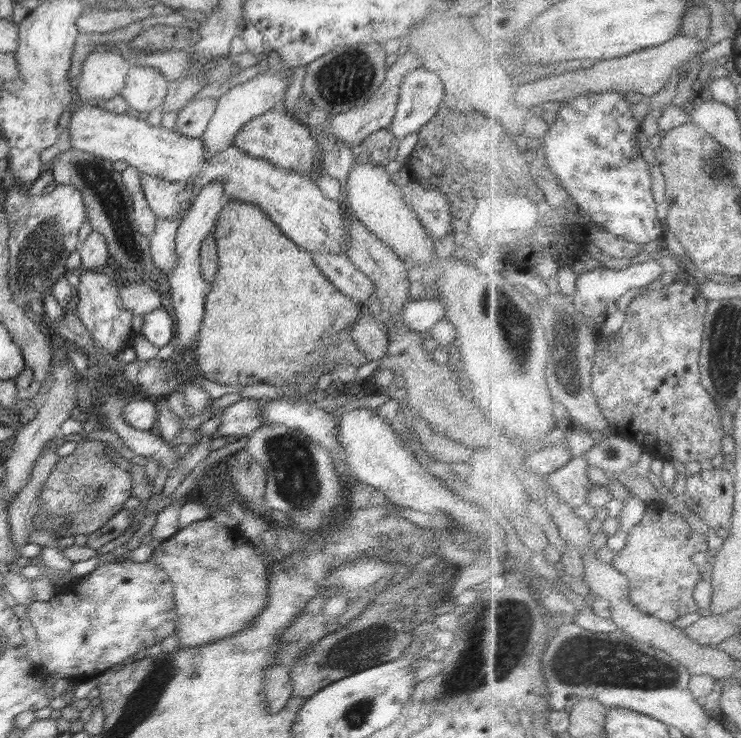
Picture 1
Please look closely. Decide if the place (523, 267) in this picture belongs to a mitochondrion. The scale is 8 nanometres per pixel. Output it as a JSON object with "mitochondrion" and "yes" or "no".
{"mitochondrion":"no"}

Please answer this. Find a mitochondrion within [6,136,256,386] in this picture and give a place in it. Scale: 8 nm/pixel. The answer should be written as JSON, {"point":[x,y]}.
{"point":[41,250]}

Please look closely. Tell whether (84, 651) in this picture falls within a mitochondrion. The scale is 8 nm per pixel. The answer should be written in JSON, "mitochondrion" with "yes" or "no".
{"mitochondrion":"no"}

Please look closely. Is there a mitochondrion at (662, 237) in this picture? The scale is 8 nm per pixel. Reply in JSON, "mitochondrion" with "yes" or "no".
{"mitochondrion":"no"}

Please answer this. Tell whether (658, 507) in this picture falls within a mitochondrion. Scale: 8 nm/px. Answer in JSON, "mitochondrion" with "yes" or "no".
{"mitochondrion":"no"}

